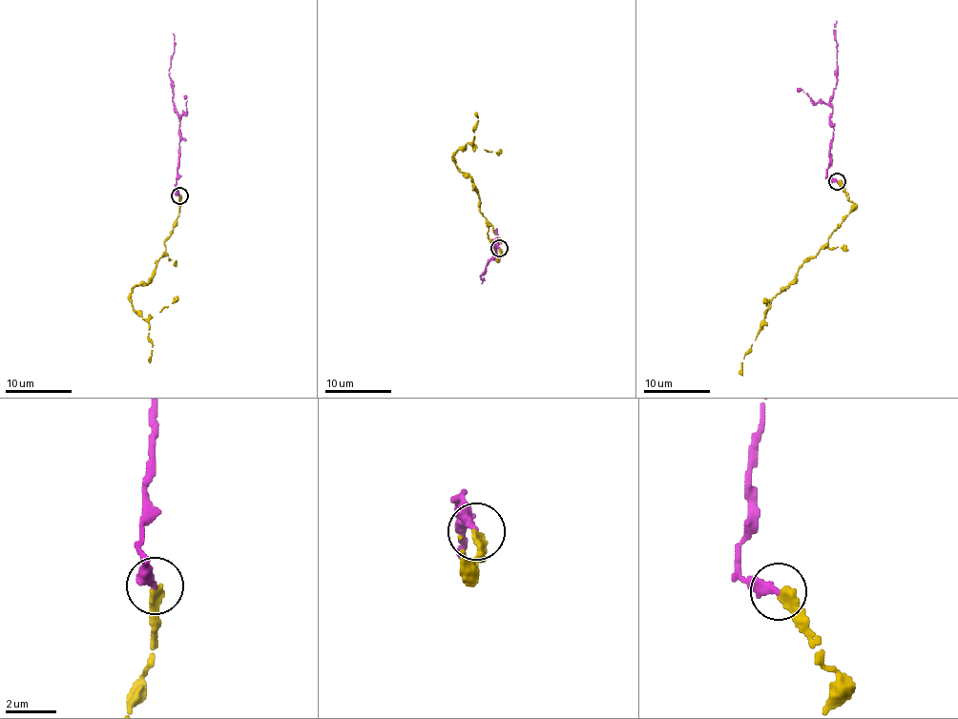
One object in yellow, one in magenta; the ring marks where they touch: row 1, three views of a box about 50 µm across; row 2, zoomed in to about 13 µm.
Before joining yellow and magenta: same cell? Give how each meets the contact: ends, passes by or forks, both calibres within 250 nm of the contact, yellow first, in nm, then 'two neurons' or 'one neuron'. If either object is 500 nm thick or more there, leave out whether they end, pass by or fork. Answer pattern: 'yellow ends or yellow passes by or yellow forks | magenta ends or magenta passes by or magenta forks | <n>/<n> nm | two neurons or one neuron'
yellow ends | magenta ends | 400/360 nm | one neuron

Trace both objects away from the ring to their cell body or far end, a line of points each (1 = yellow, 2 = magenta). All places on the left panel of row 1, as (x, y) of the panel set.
1: (180, 195), (166, 254), (150, 281), (130, 294), (149, 323), (149, 361)
2: (180, 195), (176, 188), (180, 119), (172, 99), (168, 75), (170, 57), (174, 53), (174, 32)

